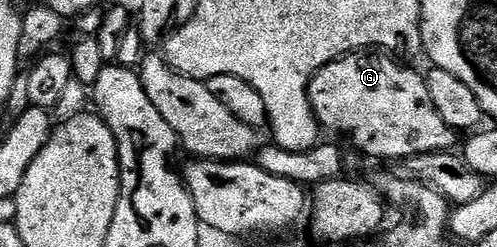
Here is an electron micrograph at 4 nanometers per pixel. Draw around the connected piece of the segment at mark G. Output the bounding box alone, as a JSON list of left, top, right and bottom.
[308,50,458,162]

